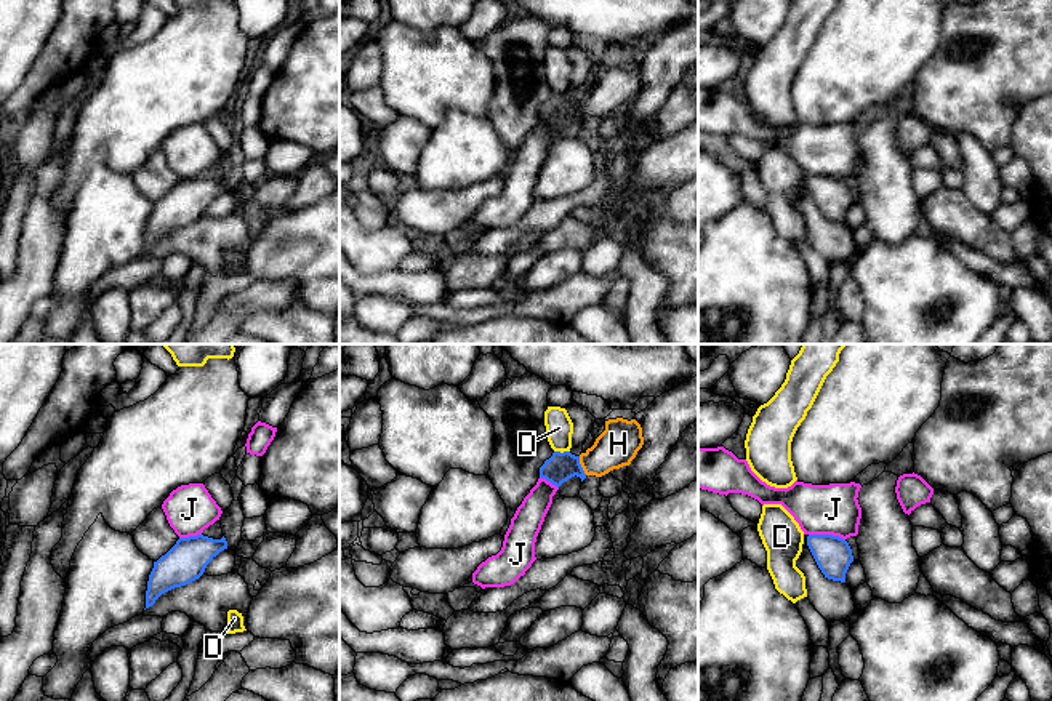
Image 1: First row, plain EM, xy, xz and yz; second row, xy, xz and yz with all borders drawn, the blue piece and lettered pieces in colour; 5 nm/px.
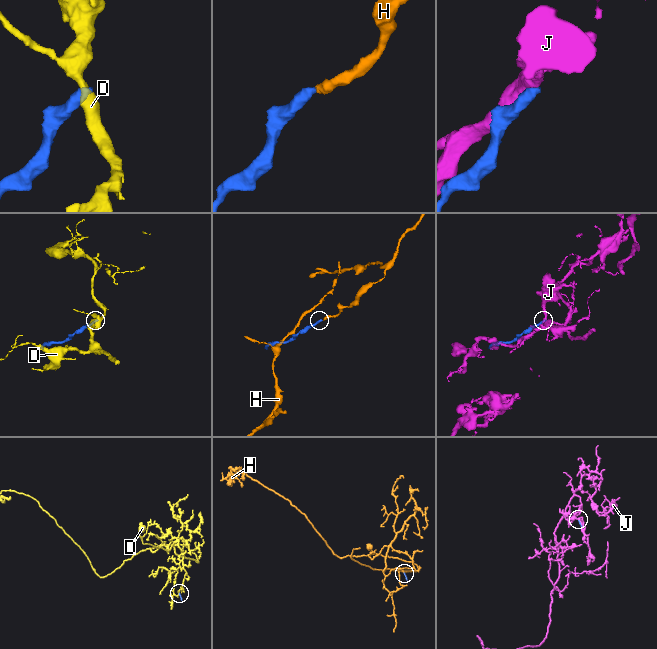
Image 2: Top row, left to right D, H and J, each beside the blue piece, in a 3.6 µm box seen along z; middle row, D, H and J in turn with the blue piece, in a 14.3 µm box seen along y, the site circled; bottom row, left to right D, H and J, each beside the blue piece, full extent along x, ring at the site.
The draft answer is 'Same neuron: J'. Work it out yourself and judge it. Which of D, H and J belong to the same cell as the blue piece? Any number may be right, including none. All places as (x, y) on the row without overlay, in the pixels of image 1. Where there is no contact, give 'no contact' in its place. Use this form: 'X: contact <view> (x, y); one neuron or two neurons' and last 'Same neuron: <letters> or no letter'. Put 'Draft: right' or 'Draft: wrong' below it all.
D: contact xz (564, 93); two neurons
H: contact xz (580, 108); one neuron
J: contact yz (827, 176); two neurons
Same neuron: H
Draft: wrong

